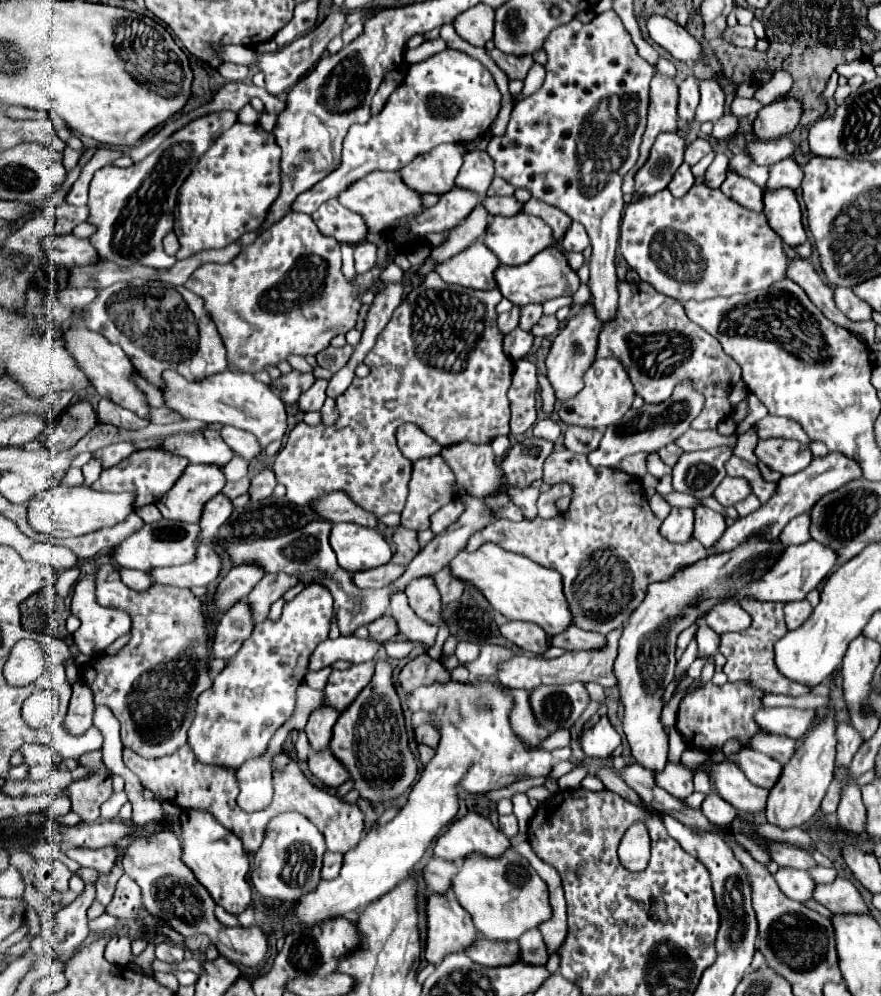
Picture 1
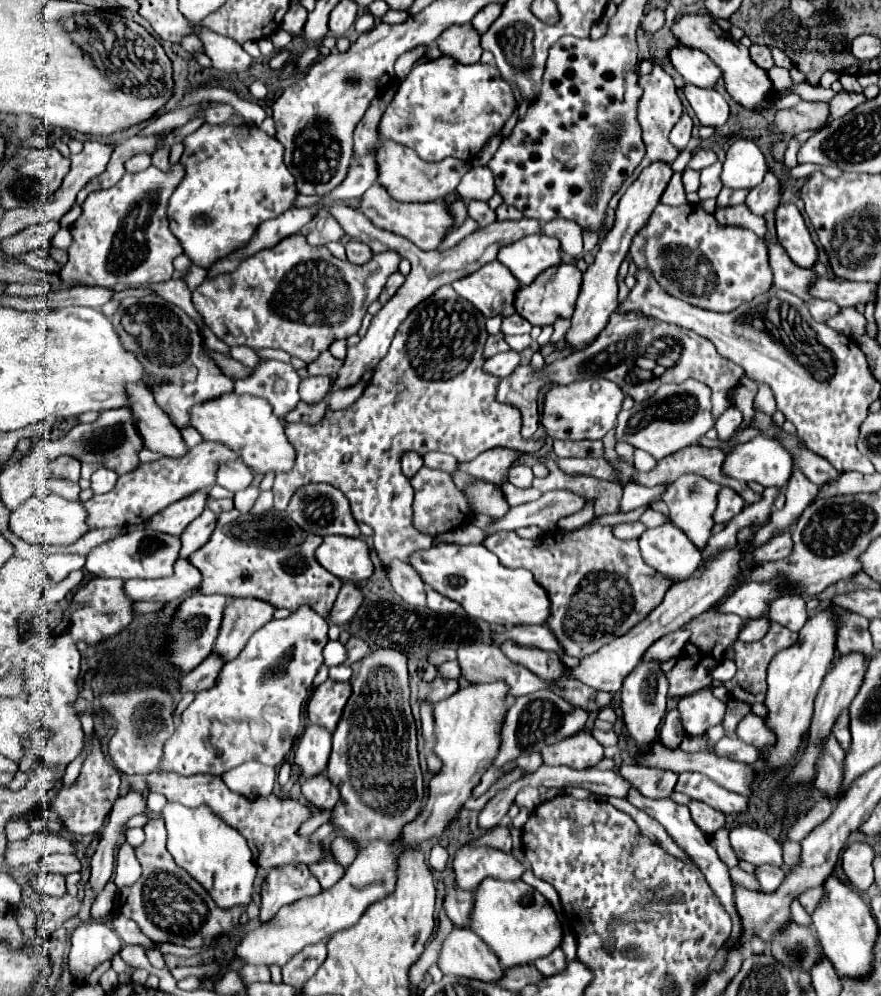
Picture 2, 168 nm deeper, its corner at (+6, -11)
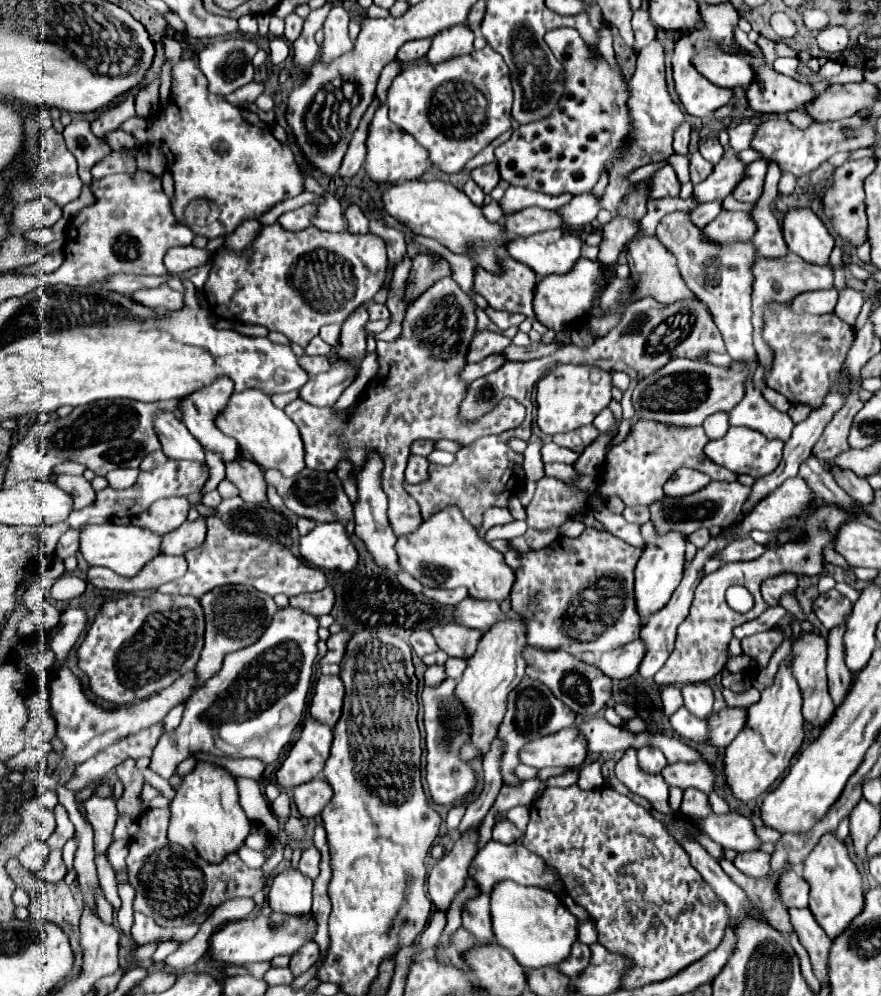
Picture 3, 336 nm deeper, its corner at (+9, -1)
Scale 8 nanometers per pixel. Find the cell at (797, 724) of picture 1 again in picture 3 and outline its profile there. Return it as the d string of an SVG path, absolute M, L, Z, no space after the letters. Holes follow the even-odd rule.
M722 708L718 712L708 714L706 724L708 724L708 744L726 748L734 736L740 732L746 720L746 710L744 708Z

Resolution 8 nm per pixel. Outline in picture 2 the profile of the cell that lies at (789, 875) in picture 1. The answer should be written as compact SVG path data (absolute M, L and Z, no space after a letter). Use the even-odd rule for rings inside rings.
M759 866L755 872L755 878L761 882L761 890L769 894L781 886L785 872L781 868L775 868L775 866Z

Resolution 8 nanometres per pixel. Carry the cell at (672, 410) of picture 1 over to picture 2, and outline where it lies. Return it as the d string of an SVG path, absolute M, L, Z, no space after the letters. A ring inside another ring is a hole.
M687 380L683 384L665 384L647 400L635 404L631 410L619 412L615 440L629 442L633 448L649 452L655 460L661 460L685 446L691 446L709 428L715 426L709 394L711 390L697 380Z

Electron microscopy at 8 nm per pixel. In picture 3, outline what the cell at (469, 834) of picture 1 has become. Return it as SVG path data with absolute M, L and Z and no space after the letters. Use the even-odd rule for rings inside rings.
M494 840L488 842L474 856L468 872L480 884L480 890L484 894L490 894L494 884L498 884L500 880L514 880L514 882L524 884L524 886L546 888L548 892L554 892L556 896L560 896L564 892L564 882L560 880L560 874L556 872L556 868L544 864L544 860L540 856L528 852L522 844L500 844L500 842L494 842Z

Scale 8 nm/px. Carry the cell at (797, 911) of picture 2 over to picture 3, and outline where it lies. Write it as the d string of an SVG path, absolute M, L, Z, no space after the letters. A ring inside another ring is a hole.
M790 908L788 912L790 912L792 926L794 926L802 946L810 954L814 974L818 976L818 980L826 980L826 974L828 974L826 962L828 962L828 952L830 952L832 940L818 926L818 922L814 920L814 916L812 916L812 912L808 908Z

